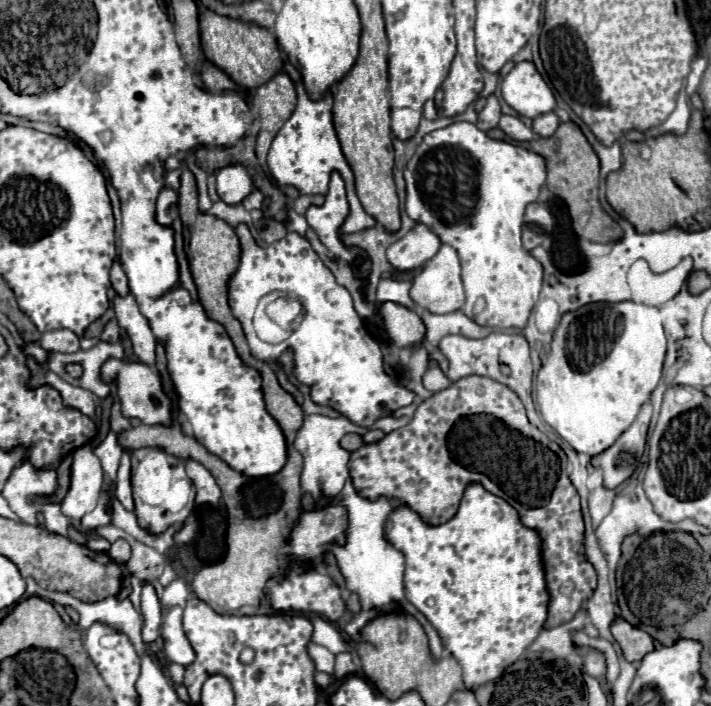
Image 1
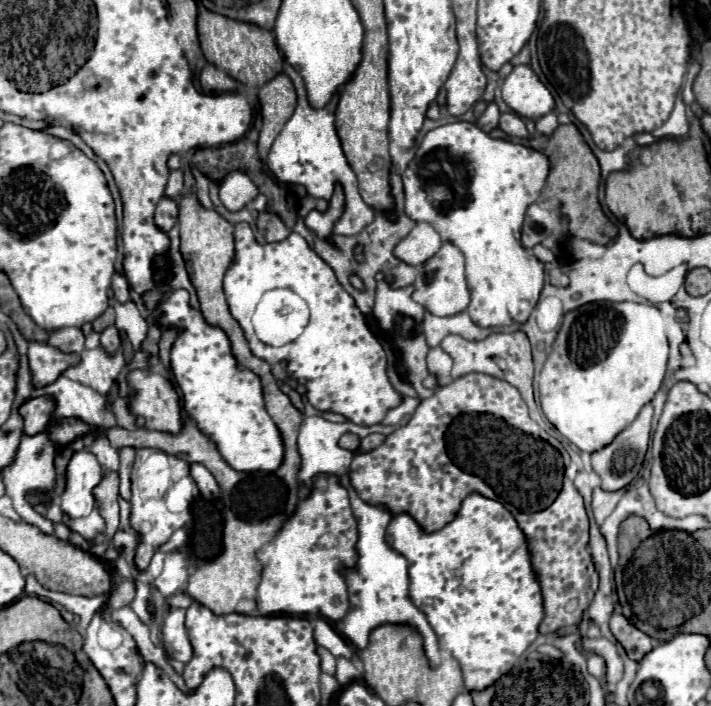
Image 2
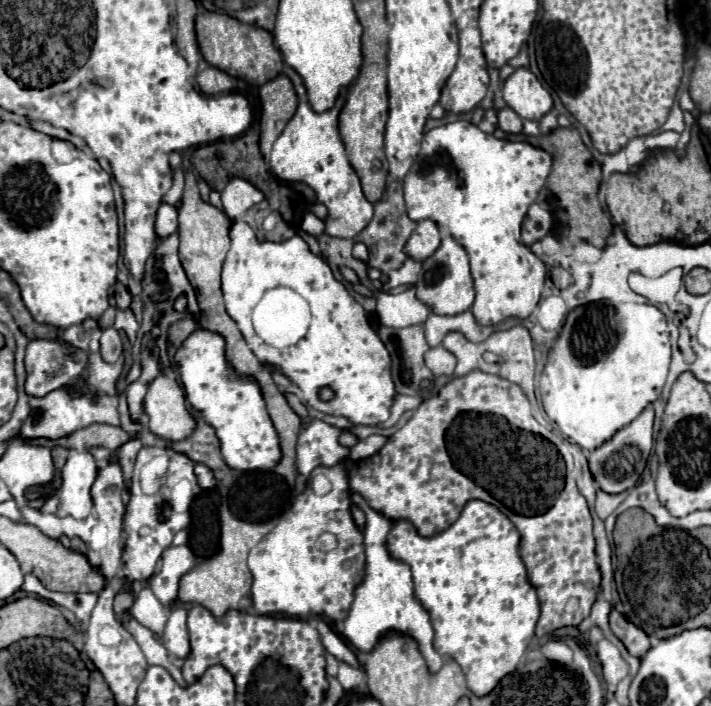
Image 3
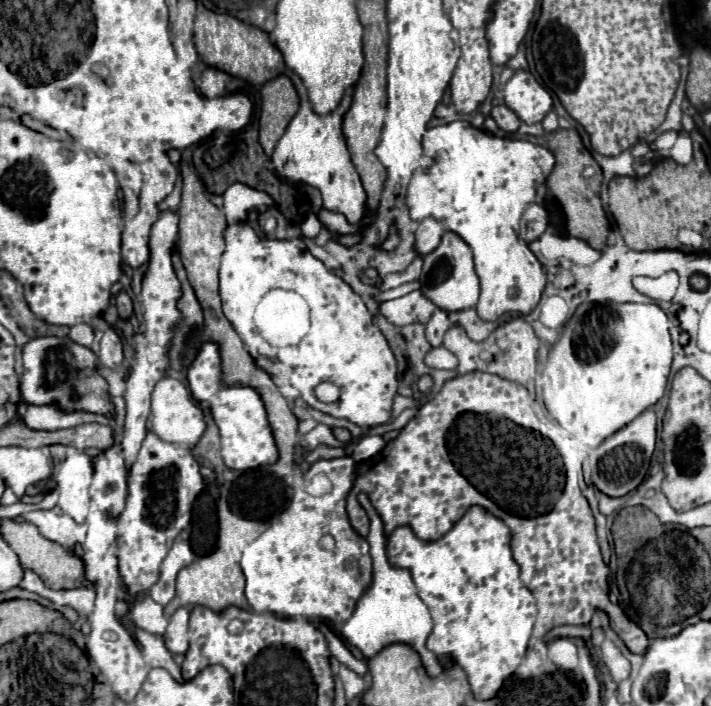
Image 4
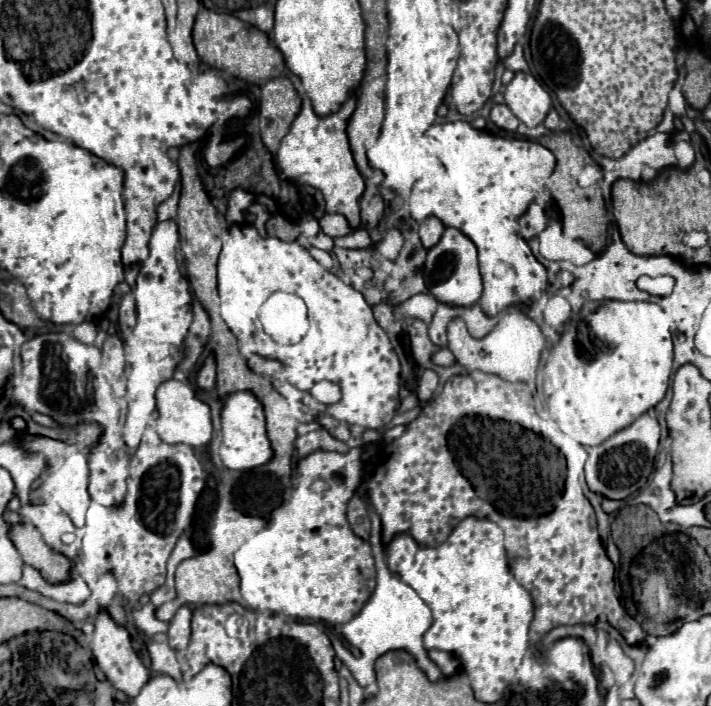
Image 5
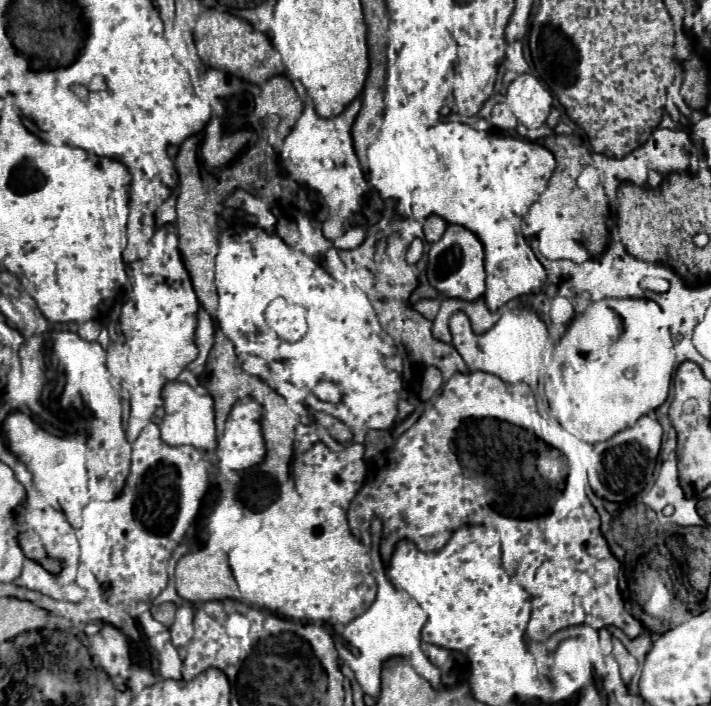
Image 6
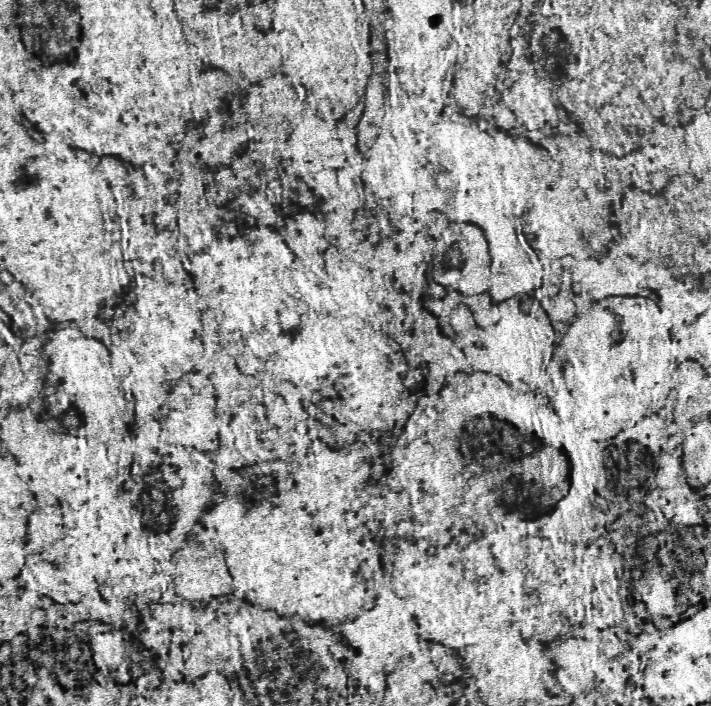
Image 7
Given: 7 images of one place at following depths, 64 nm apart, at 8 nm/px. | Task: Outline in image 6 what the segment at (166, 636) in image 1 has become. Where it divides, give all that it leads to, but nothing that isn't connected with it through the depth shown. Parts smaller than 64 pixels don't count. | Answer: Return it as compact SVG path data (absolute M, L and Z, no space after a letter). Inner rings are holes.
M186 604L180 606L176 612L176 618L174 618L174 624L170 626L170 636L172 636L170 640L176 648L182 648L192 640L192 636L194 636L192 620L194 620L194 610Z

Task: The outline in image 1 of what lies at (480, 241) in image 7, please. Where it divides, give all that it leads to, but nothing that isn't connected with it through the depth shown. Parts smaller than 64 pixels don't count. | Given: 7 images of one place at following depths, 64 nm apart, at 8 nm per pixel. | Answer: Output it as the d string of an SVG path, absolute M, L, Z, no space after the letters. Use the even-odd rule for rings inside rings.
M442 244L440 250L416 272L414 280L412 280L412 288L410 288L410 298L430 310L432 314L448 314L454 310L460 310L464 306L464 288L462 288L462 280L460 280L460 260L458 254L452 246Z

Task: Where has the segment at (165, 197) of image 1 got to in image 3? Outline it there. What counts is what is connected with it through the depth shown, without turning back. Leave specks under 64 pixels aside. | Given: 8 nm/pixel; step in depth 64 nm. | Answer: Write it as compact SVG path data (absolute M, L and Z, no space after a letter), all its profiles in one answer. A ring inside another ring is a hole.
M162 204L158 208L158 216L156 216L156 234L160 238L166 238L168 234L178 230L178 210L176 206L170 204Z

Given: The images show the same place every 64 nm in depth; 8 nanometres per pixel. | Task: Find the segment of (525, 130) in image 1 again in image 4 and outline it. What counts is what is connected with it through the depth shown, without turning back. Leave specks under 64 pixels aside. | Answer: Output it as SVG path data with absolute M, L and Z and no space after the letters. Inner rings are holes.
M496 106L496 108L492 108L490 116L496 120L496 124L504 132L516 132L518 126L520 126L520 118L508 106Z

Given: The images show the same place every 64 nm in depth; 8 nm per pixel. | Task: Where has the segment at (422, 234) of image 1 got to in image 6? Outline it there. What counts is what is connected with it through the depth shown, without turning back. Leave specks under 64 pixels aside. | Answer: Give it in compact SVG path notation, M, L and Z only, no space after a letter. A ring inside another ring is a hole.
M430 216L430 218L426 218L426 222L424 222L424 240L426 242L436 242L436 240L440 240L440 236L444 234L444 230L446 230L446 222L440 218L440 216Z

